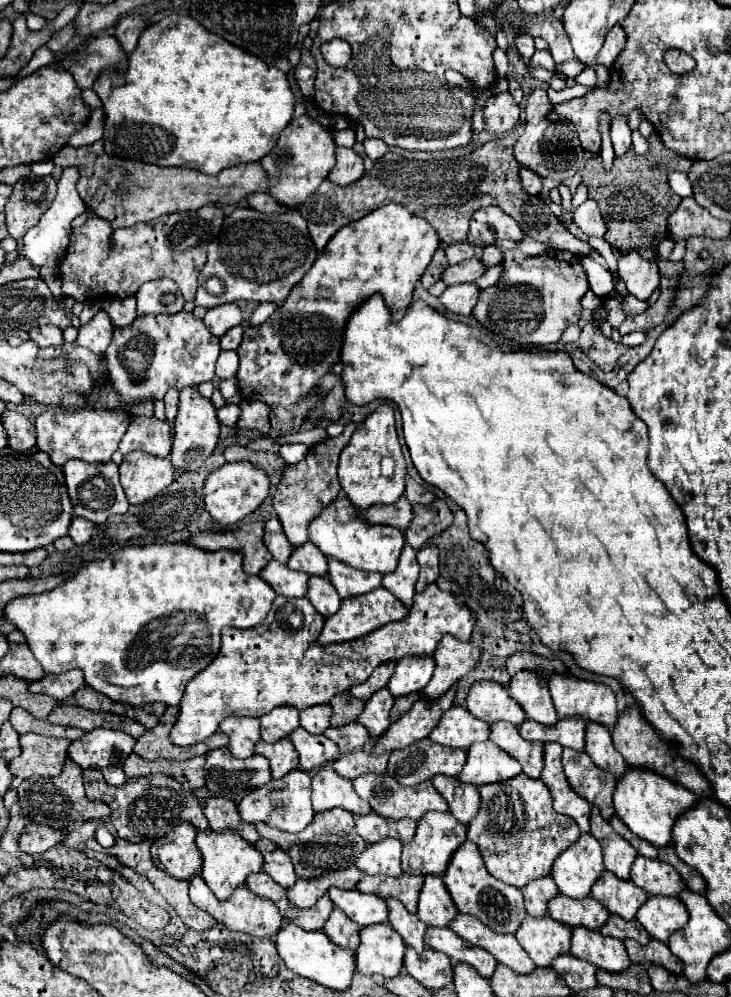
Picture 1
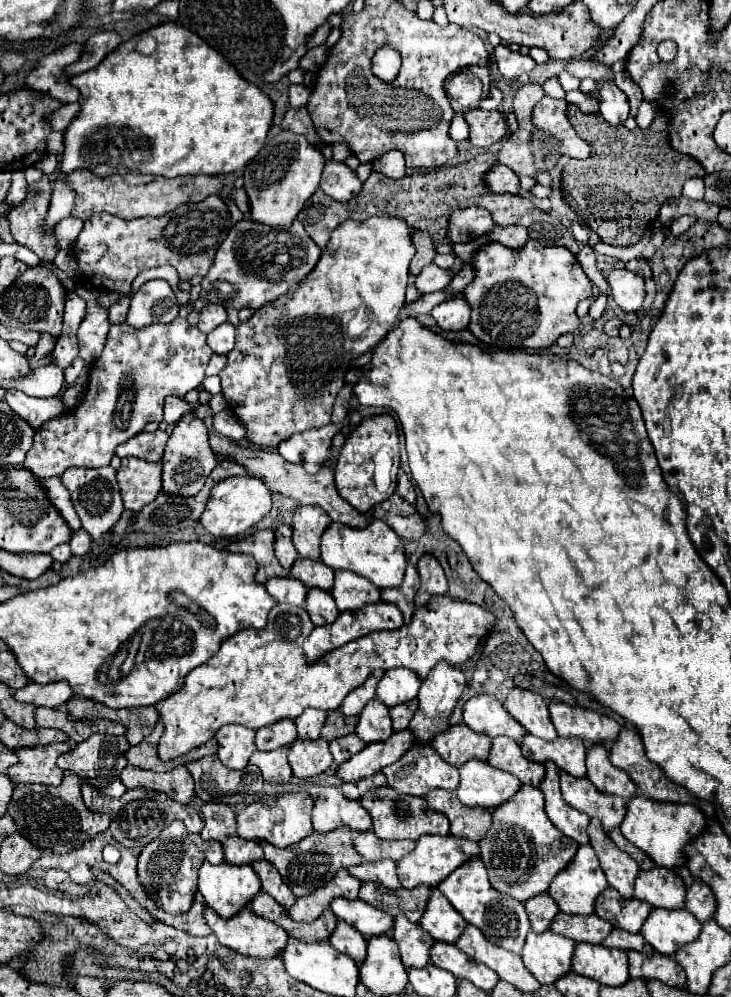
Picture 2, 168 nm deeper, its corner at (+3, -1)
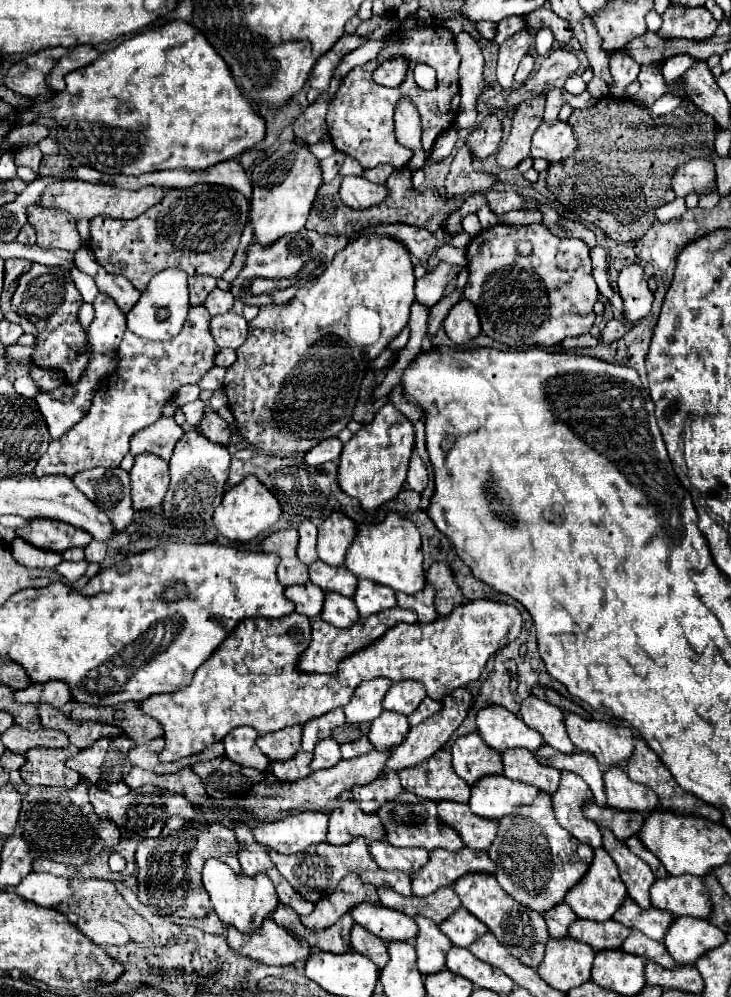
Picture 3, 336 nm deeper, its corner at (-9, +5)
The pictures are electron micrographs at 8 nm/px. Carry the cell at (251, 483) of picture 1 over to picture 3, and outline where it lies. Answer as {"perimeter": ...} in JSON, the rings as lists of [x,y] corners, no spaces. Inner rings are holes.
{"perimeter":[[[250,476],[250,478],[244,478],[240,484],[232,486],[230,490],[226,490],[220,506],[214,512],[214,524],[220,530],[220,534],[224,534],[226,538],[248,542],[258,534],[262,534],[264,530],[272,528],[280,512],[282,508],[278,498],[256,476]]]}

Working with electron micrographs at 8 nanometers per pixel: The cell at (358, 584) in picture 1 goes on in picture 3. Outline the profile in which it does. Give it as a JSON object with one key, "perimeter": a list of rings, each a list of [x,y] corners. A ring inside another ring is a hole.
{"perimeter":[[[358,580],[352,598],[362,618],[396,606],[394,590],[388,590],[388,586],[376,586],[376,582],[368,582],[368,580]]]}

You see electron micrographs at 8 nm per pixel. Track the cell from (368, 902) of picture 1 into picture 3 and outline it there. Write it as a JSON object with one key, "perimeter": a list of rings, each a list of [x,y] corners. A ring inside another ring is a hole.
{"perimeter":[[[356,904],[350,910],[354,922],[364,926],[368,932],[380,936],[384,942],[414,942],[416,922],[398,910],[388,910],[380,904]]]}

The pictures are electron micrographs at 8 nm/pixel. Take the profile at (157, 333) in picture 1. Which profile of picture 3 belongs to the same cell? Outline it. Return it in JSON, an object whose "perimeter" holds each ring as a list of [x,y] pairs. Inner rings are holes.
{"perimeter":[[[190,306],[180,334],[168,342],[140,338],[126,330],[118,348],[118,366],[106,380],[102,380],[88,414],[58,440],[50,442],[50,448],[38,460],[34,474],[66,474],[72,478],[80,470],[120,466],[130,450],[130,436],[154,424],[162,416],[164,404],[174,398],[180,386],[198,384],[214,366],[218,350],[220,348],[210,332],[210,314],[204,306]]]}

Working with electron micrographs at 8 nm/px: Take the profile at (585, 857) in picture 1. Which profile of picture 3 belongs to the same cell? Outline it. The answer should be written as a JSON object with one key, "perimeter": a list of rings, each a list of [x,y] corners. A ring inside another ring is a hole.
{"perimeter":[[[596,848],[594,850],[594,860],[592,860],[588,872],[582,876],[582,880],[576,886],[572,886],[572,890],[568,890],[564,902],[568,902],[572,906],[572,910],[576,912],[578,918],[604,922],[604,920],[610,920],[612,914],[620,908],[624,896],[626,896],[626,886],[620,880],[616,864],[612,862],[610,854],[604,848]]]}

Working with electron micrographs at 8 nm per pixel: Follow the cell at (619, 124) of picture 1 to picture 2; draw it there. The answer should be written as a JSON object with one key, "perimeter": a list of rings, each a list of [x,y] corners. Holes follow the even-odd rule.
{"perimeter":[[[612,82],[604,84],[600,88],[600,114],[604,116],[604,120],[610,122],[612,126],[624,124],[628,118],[628,112],[630,112],[630,106],[624,92],[616,88],[616,84]]]}

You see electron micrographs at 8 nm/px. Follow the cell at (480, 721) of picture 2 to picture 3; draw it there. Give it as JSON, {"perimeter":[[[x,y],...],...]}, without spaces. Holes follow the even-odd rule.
{"perimeter":[[[504,706],[480,708],[476,722],[482,740],[498,752],[508,748],[528,748],[534,752],[542,746],[540,734],[536,734],[536,730],[526,726],[520,716],[508,712]]]}

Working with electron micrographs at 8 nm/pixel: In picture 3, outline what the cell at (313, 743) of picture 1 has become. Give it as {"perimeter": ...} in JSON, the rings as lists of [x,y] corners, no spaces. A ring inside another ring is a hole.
{"perimeter":[[[334,738],[320,740],[314,748],[314,760],[310,762],[312,770],[322,770],[322,768],[332,768],[340,760],[340,746]]]}

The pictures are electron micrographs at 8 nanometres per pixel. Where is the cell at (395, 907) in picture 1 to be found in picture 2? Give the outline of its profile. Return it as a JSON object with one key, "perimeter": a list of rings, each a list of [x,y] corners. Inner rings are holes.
{"perimeter":[[[396,916],[394,940],[398,942],[404,968],[424,968],[430,962],[430,948],[434,942],[420,924],[408,922],[406,916]]]}

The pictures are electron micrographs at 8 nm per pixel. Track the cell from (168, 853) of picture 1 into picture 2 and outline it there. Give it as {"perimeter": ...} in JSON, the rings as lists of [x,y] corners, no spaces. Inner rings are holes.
{"perimeter":[[[172,822],[156,840],[146,844],[138,856],[138,866],[136,874],[138,880],[148,892],[148,896],[166,912],[172,914],[184,914],[190,910],[194,892],[196,892],[196,880],[198,880],[198,870],[204,860],[210,860],[214,864],[224,862],[224,852],[222,844],[214,840],[204,840],[200,834],[192,834],[186,830],[182,822]]]}

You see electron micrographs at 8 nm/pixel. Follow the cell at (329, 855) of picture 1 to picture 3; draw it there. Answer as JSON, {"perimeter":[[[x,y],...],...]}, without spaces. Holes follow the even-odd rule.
{"perimeter":[[[354,838],[348,844],[342,846],[332,846],[328,842],[320,842],[320,844],[312,844],[308,846],[304,852],[300,854],[276,854],[274,850],[270,852],[270,858],[274,862],[274,866],[280,870],[280,874],[292,884],[292,888],[296,892],[300,892],[306,900],[310,902],[318,902],[322,896],[330,894],[338,882],[342,880],[342,876],[346,876],[348,872],[364,872],[364,870],[376,870],[376,862],[368,852],[368,844],[364,838]]]}

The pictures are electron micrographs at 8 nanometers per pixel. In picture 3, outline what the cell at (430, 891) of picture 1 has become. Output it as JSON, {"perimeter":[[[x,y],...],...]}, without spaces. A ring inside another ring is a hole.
{"perimeter":[[[458,908],[440,924],[440,930],[452,940],[454,946],[468,948],[480,934],[488,932],[488,926],[484,926],[476,916],[468,914],[468,910]]]}

